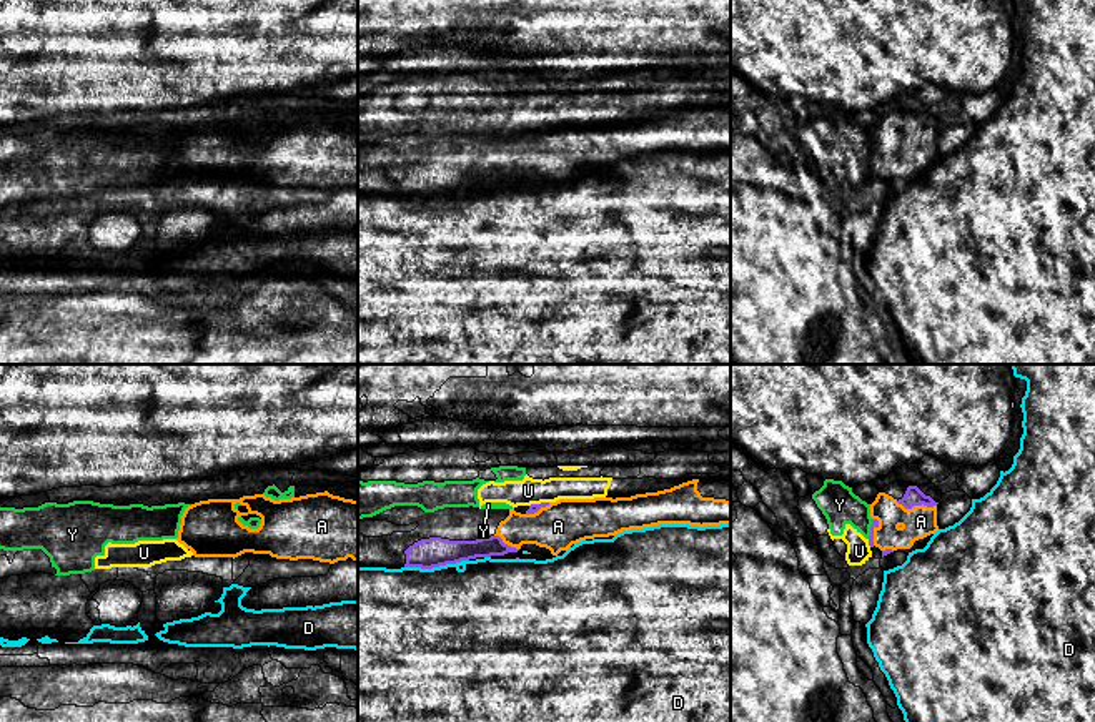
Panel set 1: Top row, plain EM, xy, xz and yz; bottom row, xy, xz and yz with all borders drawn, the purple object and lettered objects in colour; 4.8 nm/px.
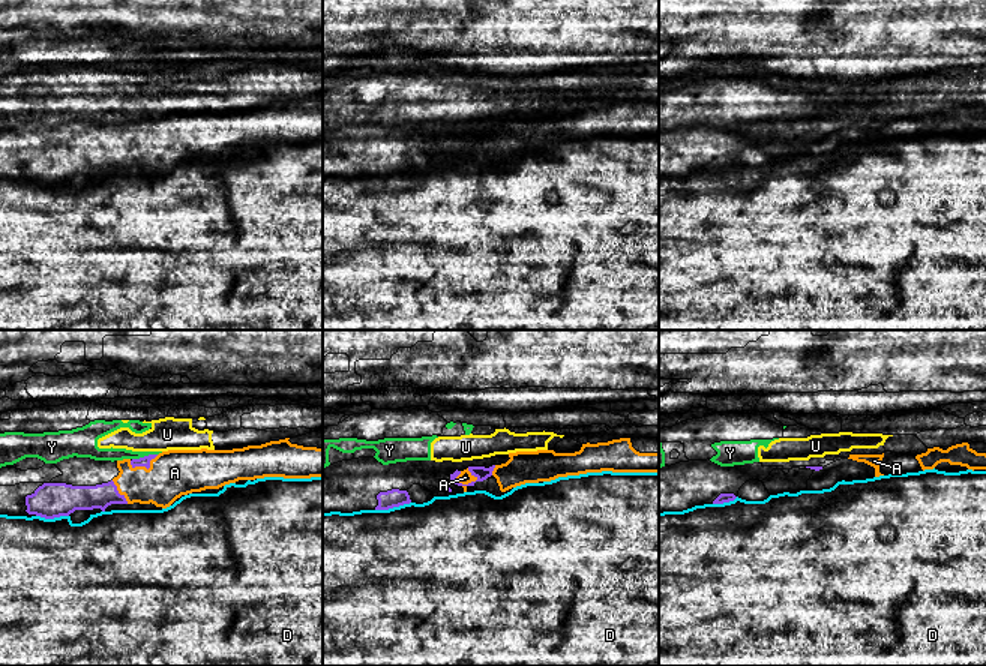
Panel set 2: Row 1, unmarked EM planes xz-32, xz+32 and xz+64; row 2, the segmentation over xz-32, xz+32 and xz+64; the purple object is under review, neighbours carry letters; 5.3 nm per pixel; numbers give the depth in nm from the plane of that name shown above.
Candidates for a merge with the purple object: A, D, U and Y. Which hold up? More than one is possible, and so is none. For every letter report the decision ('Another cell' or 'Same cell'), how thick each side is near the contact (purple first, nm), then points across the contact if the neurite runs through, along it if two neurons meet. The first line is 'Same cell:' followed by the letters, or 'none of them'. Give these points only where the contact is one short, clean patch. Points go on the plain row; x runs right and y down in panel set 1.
Same cell: A
A: Same cell. Thickness 90 nm (purple) against 160 nm
D: Another cell. Thickness 140 nm (purple) against 480 nm
U: Another cell. Thickness 50 nm (purple) against 130 nm. Boundary: xz (548, 128), (530, 133)
Y: Another cell. Thickness 30 nm (purple) against 180 nm. Boundary: yz (872, 147), (867, 165)

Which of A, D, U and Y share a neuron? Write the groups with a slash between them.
A / D / U Y

